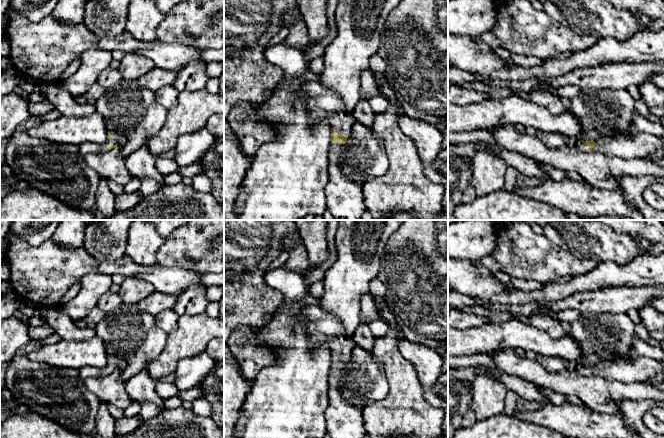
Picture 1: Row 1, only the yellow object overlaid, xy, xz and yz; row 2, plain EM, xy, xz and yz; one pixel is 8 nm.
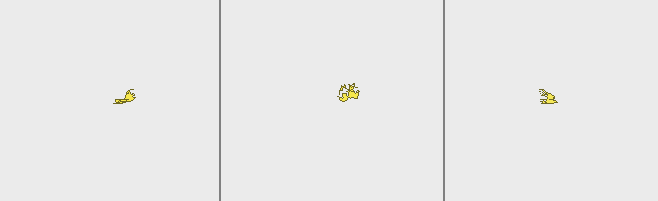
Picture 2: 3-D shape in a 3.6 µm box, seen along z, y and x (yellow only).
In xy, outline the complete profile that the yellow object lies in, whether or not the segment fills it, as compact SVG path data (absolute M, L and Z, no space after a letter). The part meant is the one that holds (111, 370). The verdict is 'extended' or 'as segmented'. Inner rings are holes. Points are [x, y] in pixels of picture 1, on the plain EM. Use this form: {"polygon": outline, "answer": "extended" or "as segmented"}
{"polygon": "M108 356L107 364L104 368L94 368L86 366L79 370L80 377L85 380L90 377L102 377L113 373L116 370L124 370L126 362L117 356Z", "answer": "extended"}

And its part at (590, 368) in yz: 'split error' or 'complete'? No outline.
split error

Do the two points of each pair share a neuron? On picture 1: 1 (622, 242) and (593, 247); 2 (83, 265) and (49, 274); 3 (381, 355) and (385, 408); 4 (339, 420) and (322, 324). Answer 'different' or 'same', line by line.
1: same
2: same
3: same
4: same

